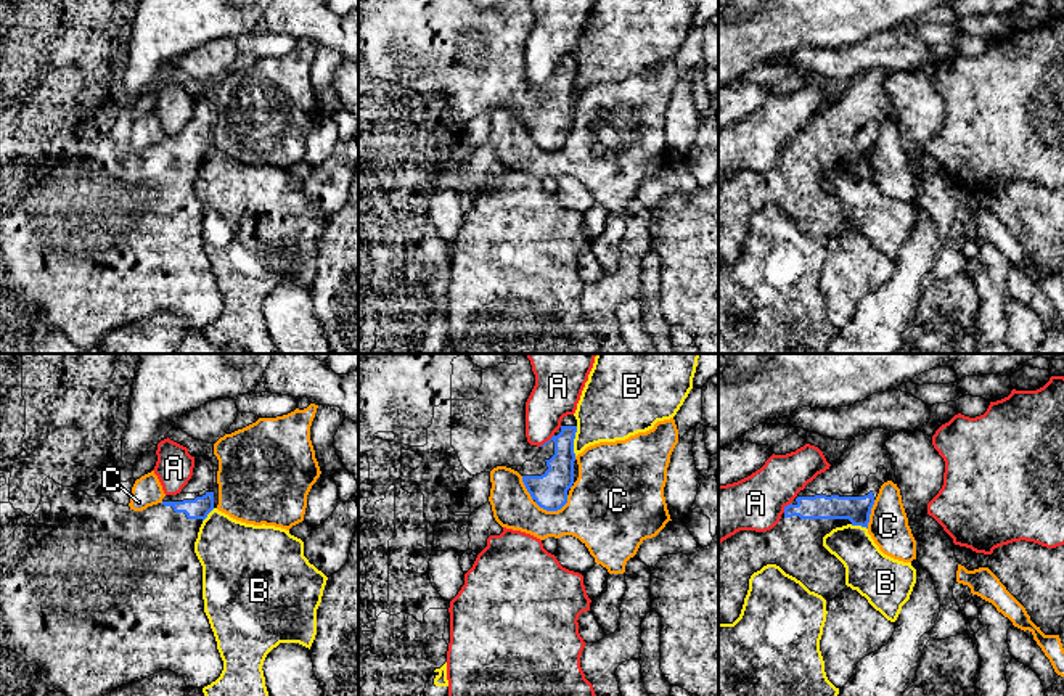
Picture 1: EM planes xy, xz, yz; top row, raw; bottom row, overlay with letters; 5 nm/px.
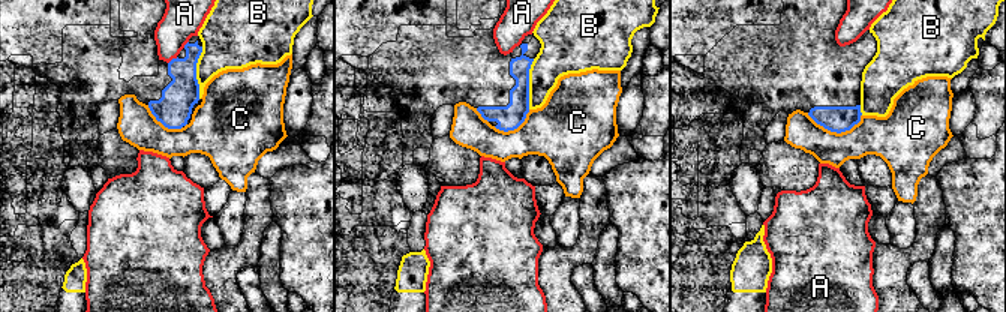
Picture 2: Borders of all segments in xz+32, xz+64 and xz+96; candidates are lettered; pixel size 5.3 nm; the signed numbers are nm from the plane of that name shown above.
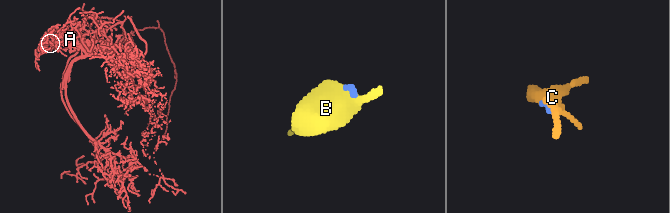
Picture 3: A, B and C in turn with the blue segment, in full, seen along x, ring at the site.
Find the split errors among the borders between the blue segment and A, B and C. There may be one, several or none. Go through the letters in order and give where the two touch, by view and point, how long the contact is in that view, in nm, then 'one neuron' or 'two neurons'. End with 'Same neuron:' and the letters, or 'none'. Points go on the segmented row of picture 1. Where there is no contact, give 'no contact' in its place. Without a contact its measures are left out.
A: meets blue in xz at (545, 442); contact 100 nm long; two neurons
B: meets blue in xz at (572, 441); contact 150 nm long; two neurons
C: meets blue in xz at (539, 505); contact 280 nm long; two neurons
Same neuron: none

